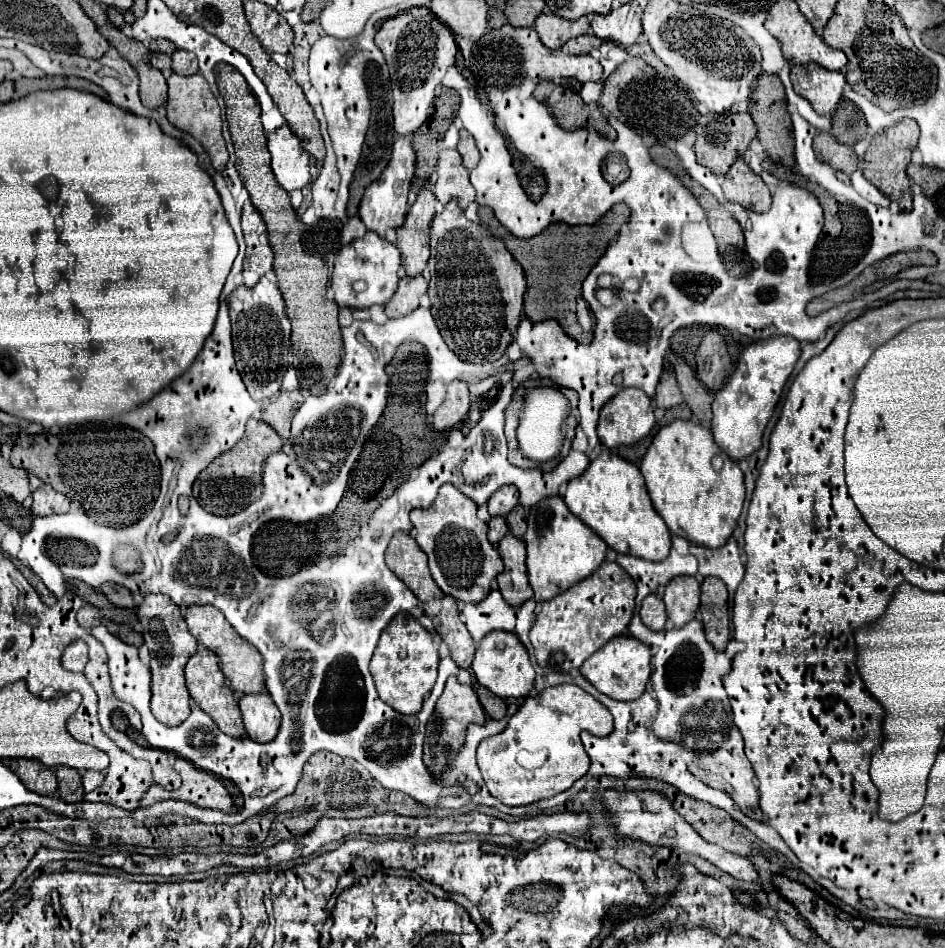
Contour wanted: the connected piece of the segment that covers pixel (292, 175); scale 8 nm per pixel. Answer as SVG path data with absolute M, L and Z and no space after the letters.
M281 125L267 135L267 147L271 153L271 169L275 179L285 191L303 189L311 183L311 159L287 125Z

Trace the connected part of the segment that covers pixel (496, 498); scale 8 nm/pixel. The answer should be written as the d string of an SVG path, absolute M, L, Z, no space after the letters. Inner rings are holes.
M513 485L501 487L499 491L495 491L495 495L489 499L489 515L497 517L497 515L507 515L515 505L517 505L517 491Z

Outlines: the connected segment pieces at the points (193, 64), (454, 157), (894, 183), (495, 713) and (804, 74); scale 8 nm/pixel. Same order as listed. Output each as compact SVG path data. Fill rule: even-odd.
M179 49L179 51L175 51L175 53L171 55L171 59L173 59L173 71L179 73L179 75L193 75L193 73L199 71L195 53L181 51L181 49Z
M441 149L437 165L437 183L433 189L437 201L447 205L451 199L457 199L461 209L467 209L475 201L475 189L469 183L467 169L461 165L461 155L455 149Z
M903 119L901 123L889 127L887 131L883 131L881 135L877 135L867 153L865 153L865 161L863 161L863 175L867 181L871 181L883 195L887 195L891 201L895 201L899 205L899 209L903 211L911 211L911 181L907 177L907 165L911 161L911 151L913 147L917 147L917 137L919 137L919 127L913 119Z
M473 683L473 689L479 695L479 703L483 705L483 709L485 709L485 713L487 713L489 719L503 719L505 717L507 703L501 697L495 697L491 691L487 691L479 683Z
M807 63L791 67L791 81L795 91L805 97L819 115L831 115L841 99L845 75L823 69L817 63Z

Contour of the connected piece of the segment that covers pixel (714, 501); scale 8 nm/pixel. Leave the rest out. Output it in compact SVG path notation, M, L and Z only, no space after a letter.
M693 421L663 427L641 461L641 473L655 511L673 535L709 549L727 543L745 503L745 483L739 465L719 451L709 429Z

